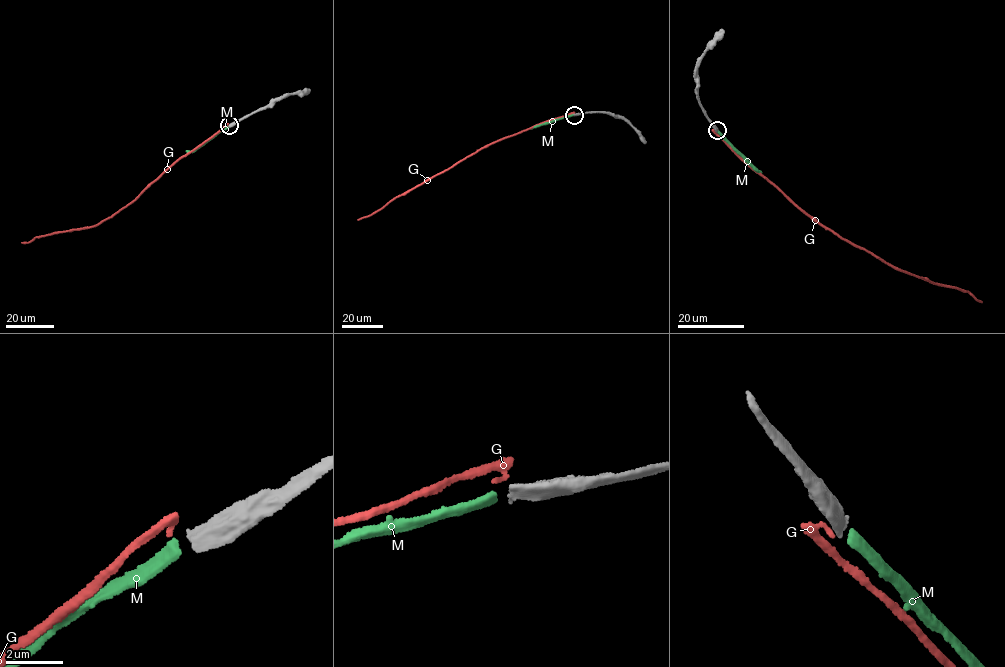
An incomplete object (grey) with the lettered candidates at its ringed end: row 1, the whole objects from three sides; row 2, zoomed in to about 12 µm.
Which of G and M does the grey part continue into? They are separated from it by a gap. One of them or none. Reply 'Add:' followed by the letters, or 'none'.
Add: M

